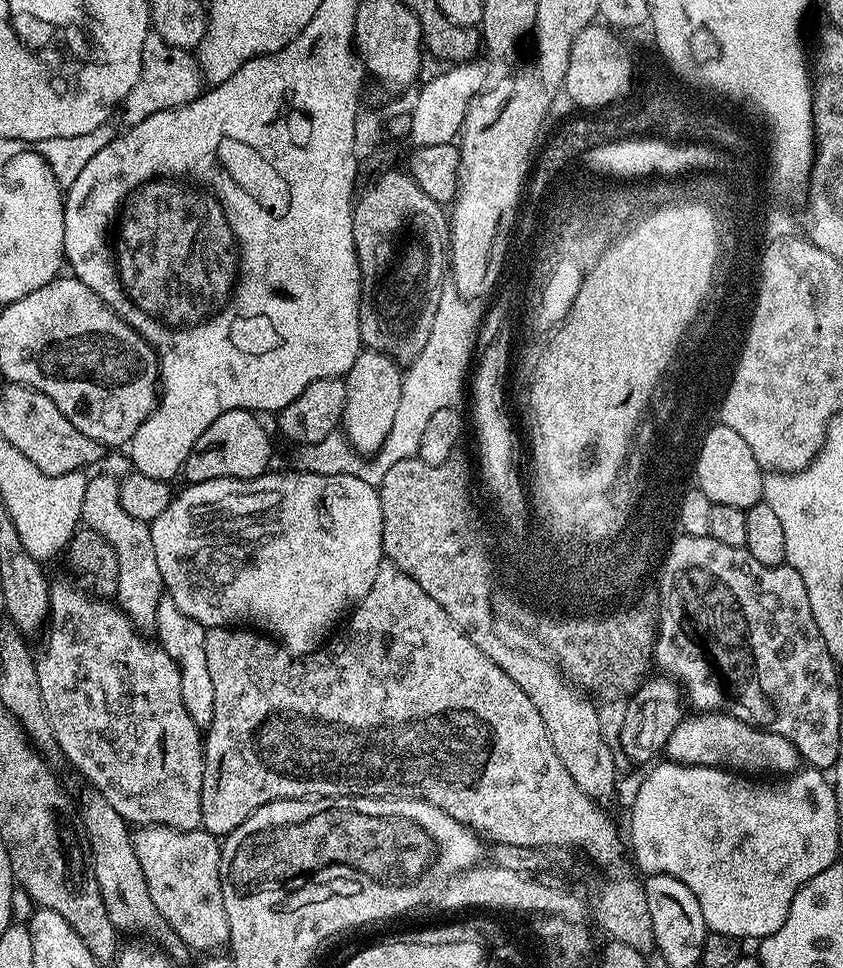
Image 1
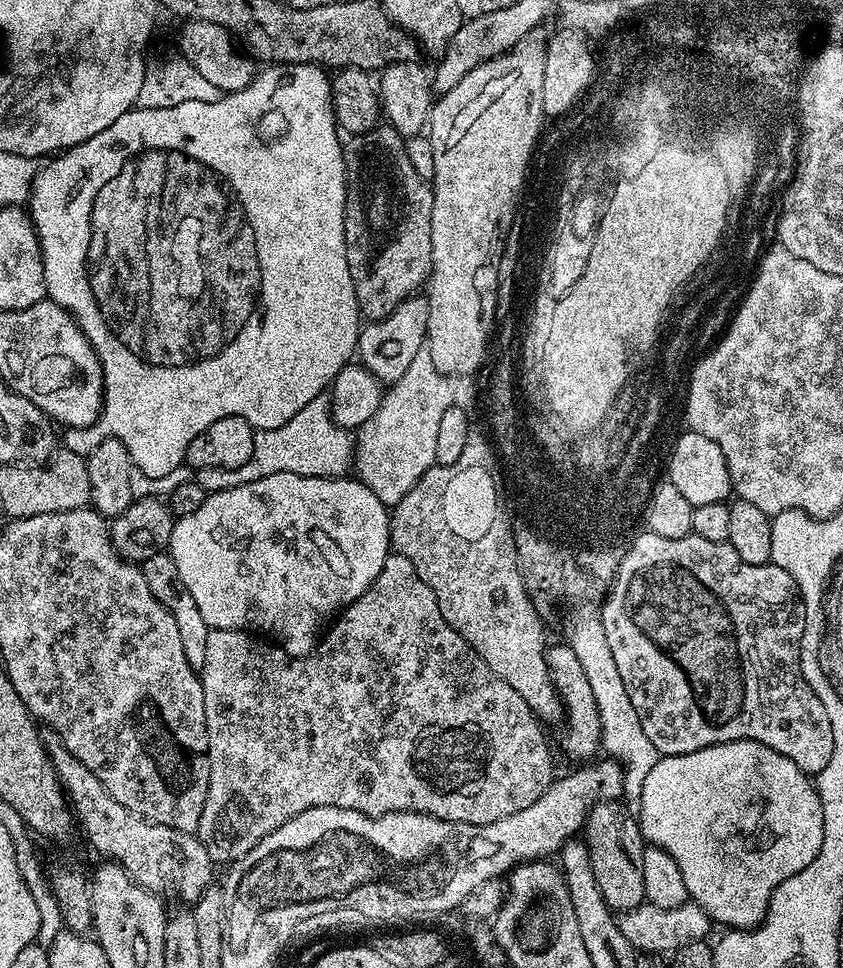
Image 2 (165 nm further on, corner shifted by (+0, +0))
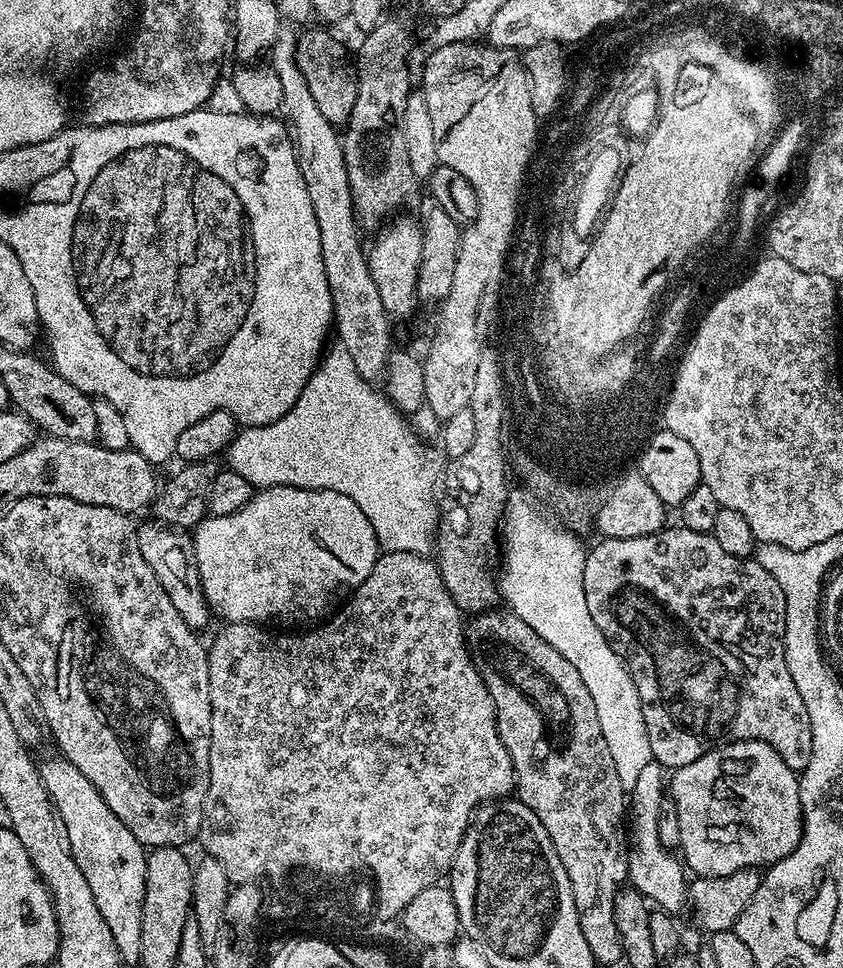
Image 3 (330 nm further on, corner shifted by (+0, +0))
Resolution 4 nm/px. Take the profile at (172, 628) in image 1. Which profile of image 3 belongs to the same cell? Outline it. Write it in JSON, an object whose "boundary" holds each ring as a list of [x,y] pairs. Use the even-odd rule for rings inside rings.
{"boundary":[[[159,522],[152,524],[141,523],[136,530],[138,550],[142,550],[142,558],[154,570],[158,582],[162,582],[162,590],[170,594],[170,602],[182,622],[194,630],[201,630],[208,624],[208,619],[213,619],[214,613],[206,602],[206,594],[202,590],[200,575],[192,558],[192,537],[187,531],[177,530],[172,526],[165,526]]]}

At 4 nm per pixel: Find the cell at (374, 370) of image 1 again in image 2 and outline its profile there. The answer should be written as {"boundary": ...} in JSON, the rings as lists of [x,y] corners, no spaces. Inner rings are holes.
{"boundary":[[[424,294],[407,296],[386,318],[365,323],[356,340],[359,363],[380,379],[381,385],[391,386],[420,352],[425,351],[428,338],[428,298]]]}

